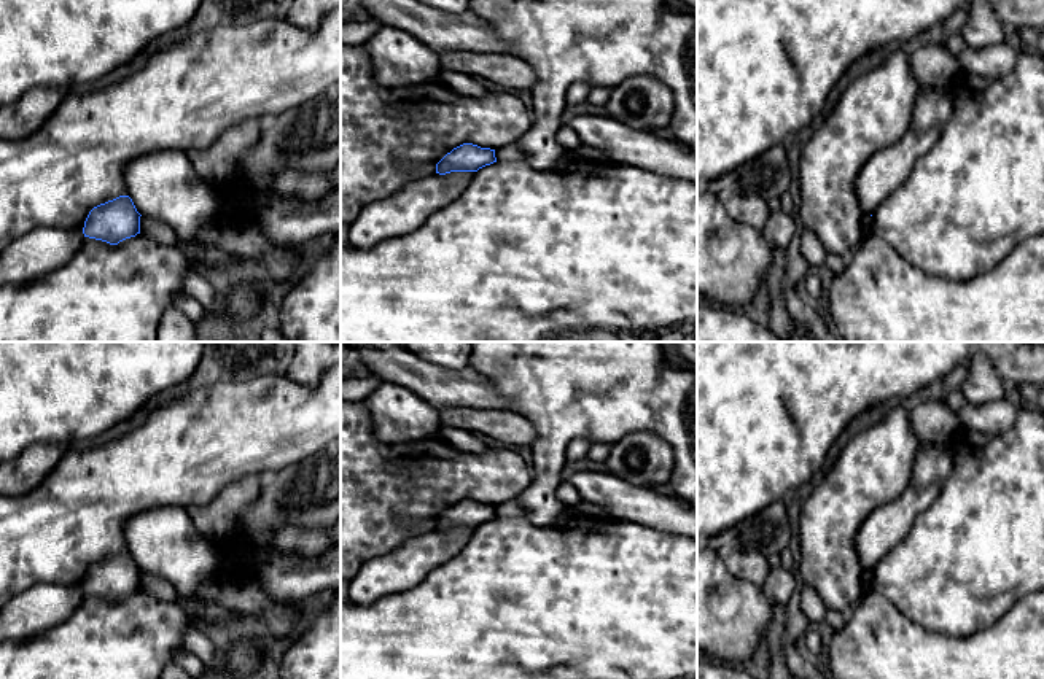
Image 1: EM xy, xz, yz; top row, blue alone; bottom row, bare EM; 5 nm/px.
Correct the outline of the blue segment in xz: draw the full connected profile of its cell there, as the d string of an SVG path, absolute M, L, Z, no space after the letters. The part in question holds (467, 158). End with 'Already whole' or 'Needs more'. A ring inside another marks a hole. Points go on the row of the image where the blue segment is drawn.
M463 143L447 153L438 164L436 173L477 172L479 169L497 162L495 149L481 148L473 143Z. Already whole

